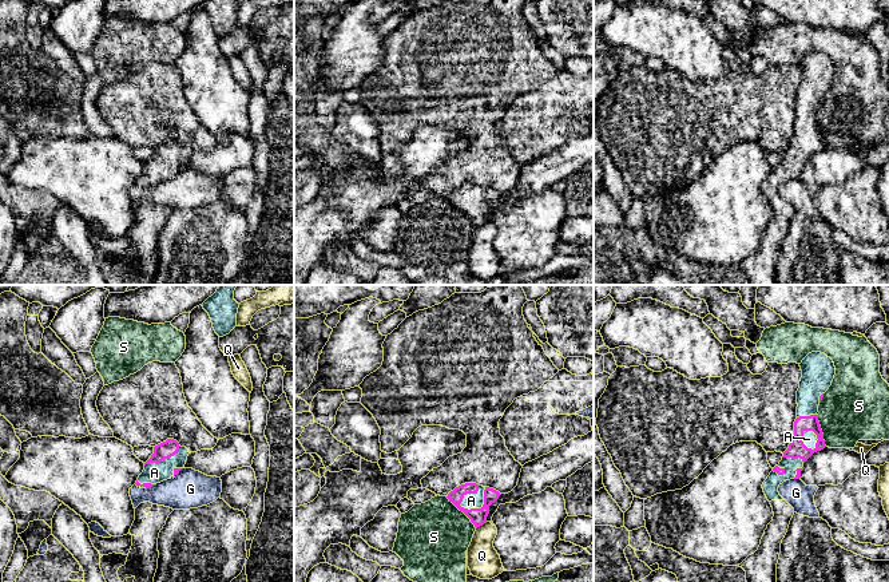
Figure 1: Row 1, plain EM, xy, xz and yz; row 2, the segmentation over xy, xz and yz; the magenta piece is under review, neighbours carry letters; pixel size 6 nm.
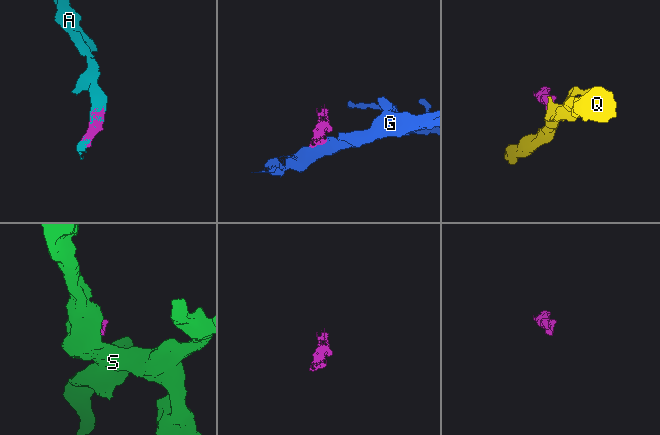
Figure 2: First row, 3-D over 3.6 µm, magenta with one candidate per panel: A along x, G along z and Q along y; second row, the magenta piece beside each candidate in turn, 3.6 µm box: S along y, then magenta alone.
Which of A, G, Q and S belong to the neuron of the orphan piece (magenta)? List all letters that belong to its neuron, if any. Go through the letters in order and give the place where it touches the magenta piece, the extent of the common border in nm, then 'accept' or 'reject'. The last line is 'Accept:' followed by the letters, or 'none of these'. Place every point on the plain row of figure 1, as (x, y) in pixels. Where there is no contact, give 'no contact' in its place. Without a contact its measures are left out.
A: xz (479, 209) | 200 nm | accept
G: xy (177, 174) | 90 nm | reject
Q: xz (481, 225) | 80 nm | reject
S: xz (461, 210) | 260 nm | reject
Accept: A

